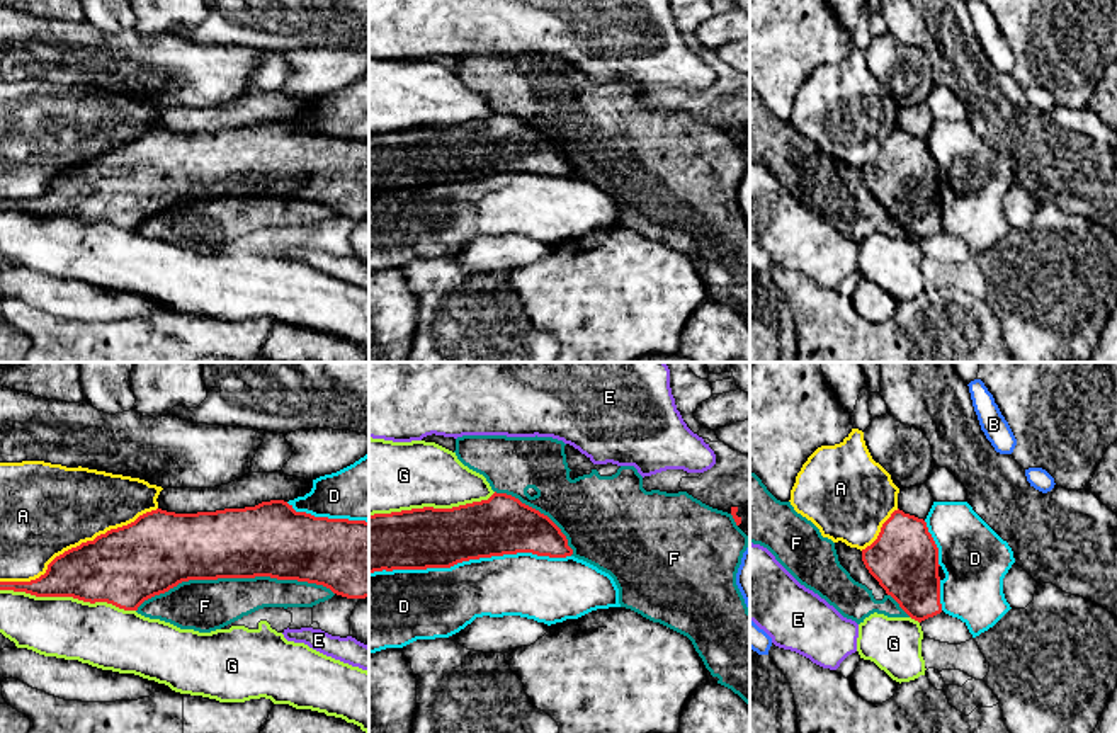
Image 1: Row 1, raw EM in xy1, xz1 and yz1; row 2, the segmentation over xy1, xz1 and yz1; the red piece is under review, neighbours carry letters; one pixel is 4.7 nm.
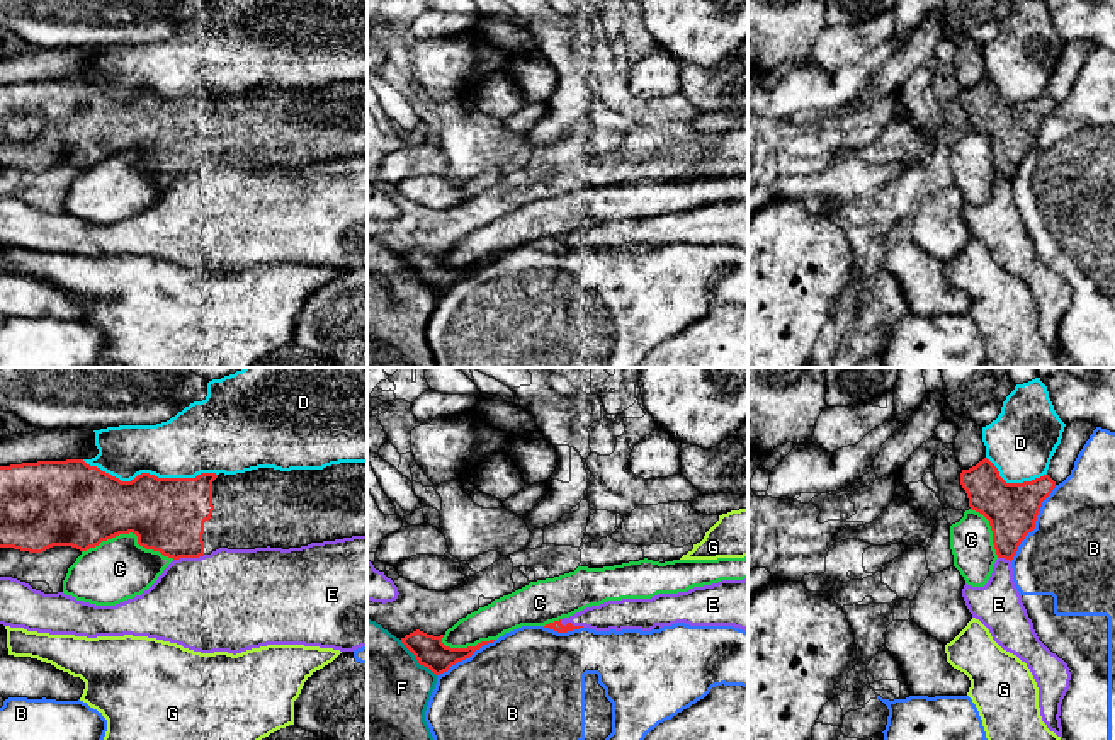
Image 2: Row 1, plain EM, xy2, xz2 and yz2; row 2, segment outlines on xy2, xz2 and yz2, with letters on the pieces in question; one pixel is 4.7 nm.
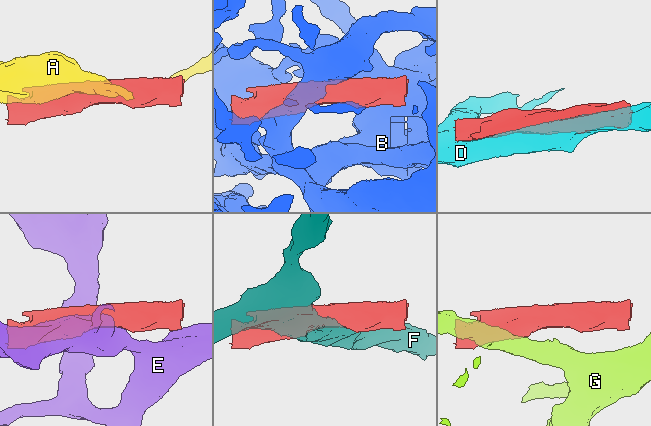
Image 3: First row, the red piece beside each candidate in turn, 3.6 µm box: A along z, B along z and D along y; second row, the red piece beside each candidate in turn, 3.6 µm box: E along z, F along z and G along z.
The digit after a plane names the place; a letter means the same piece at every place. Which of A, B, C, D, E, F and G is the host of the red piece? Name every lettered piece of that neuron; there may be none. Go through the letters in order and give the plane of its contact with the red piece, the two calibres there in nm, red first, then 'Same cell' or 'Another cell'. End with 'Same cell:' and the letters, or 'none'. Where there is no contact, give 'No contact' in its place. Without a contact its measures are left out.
A: Touches red in xy1. Thickness 380 nm (red) against 440 nm. Another cell
B: Touches red in yz2. Thickness 240 nm (red) against 420 nm. Another cell
C: Touches red in xy2. Thickness 380 nm (red) against 300 nm. Another cell
D: Touches red in xz1. Thickness 280 nm (red) against 320 nm. Another cell
E: Touches red in xy2. Thickness 360 nm (red) against 460 nm. Another cell
F: Touches red in xy1. Thickness 360 nm (red) against 240 nm. Another cell
G: Touches red in xy1. Thickness 320 nm (red) against 300 nm. Another cell
Same cell: none

